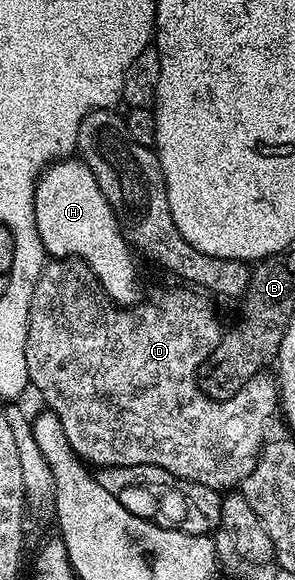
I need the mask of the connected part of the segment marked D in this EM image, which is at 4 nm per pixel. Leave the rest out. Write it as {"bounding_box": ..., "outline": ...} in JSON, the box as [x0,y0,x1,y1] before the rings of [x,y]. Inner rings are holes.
{"bounding_box":[24,259,277,491],"outline":[[[75,259],[49,260],[34,287],[30,319],[24,330],[31,388],[37,389],[48,404],[45,406],[58,415],[70,447],[92,467],[153,464],[217,491],[240,487],[254,471],[269,436],[268,424],[275,413],[277,416],[277,378],[263,372],[250,378],[238,395],[225,401],[210,399],[198,387],[196,376],[210,351],[218,347],[222,328],[211,303],[204,298],[207,296],[188,287],[164,289],[148,302],[128,308],[108,307],[112,309],[100,317],[92,306],[94,285],[89,277],[87,265]]]}

